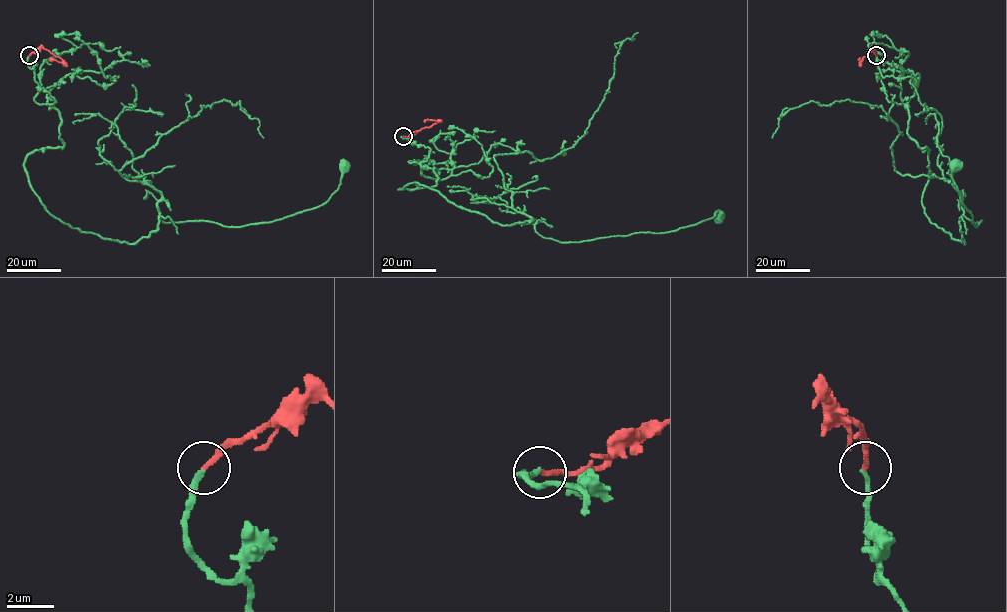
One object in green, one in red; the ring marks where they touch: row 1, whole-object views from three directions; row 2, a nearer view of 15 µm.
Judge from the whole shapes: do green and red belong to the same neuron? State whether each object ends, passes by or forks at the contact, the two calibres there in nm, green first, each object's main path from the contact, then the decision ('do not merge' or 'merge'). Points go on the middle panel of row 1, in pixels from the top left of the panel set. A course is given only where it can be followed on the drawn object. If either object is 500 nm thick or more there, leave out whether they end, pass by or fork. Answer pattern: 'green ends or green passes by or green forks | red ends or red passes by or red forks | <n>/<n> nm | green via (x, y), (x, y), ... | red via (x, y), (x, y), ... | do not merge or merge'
green ends | red ends | 240/200 nm | green via (403, 136), (431, 149), (420, 164), (438, 178), (399, 189), (533, 220), (562, 242), (719, 216) | red via (403, 136), (410, 136), (437, 121), (424, 122) | merge

